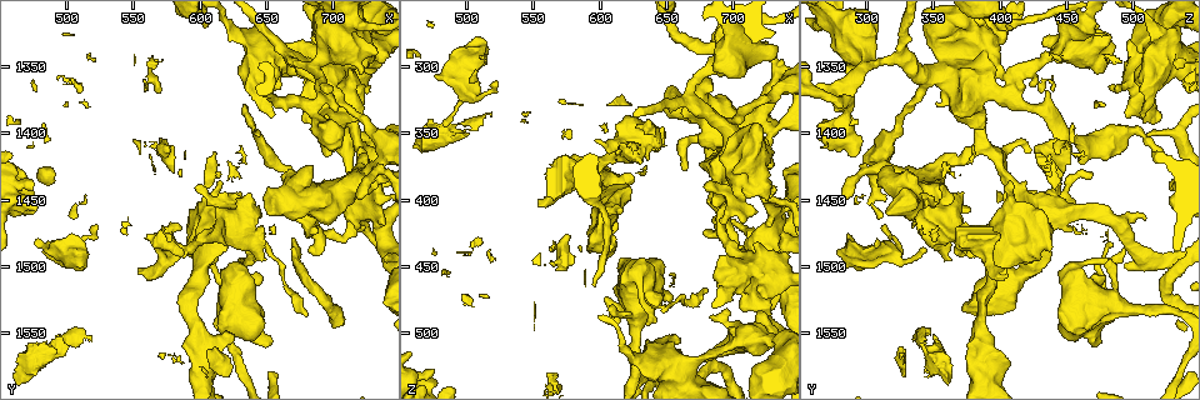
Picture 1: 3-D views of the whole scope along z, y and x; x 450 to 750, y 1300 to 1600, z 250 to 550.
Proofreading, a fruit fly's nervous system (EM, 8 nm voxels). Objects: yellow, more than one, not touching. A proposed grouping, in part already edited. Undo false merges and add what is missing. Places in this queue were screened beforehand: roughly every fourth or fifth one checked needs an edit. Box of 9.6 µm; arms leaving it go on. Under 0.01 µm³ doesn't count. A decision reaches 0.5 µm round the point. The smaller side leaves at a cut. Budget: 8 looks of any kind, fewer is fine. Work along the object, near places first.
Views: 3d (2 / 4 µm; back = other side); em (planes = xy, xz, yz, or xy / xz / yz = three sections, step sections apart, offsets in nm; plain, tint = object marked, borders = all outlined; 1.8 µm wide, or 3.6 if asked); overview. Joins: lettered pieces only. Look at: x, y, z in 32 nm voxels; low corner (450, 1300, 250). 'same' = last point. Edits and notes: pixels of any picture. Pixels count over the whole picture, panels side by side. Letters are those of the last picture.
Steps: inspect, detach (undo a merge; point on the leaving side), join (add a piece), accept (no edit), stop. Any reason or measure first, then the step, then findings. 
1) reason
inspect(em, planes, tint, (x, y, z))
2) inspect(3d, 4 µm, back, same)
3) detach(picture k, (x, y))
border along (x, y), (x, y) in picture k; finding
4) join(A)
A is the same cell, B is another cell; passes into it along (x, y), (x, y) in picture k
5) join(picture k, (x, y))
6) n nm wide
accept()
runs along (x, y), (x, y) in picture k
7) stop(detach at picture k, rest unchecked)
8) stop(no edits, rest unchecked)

free end
inspect(3d, 2 µm, (476, 1484, 306))

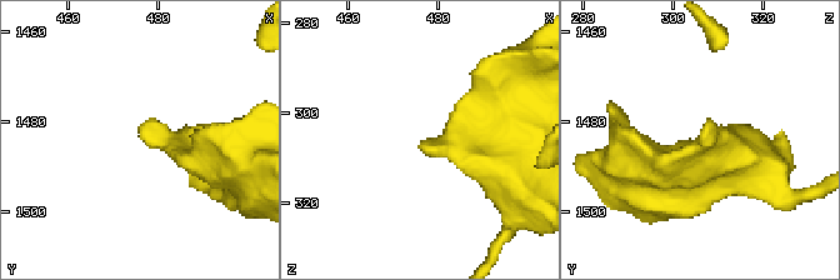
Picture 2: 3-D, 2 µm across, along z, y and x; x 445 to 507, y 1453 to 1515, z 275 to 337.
inspect(em, 3.6 µm, planes, borders, (476, 1482, 307))

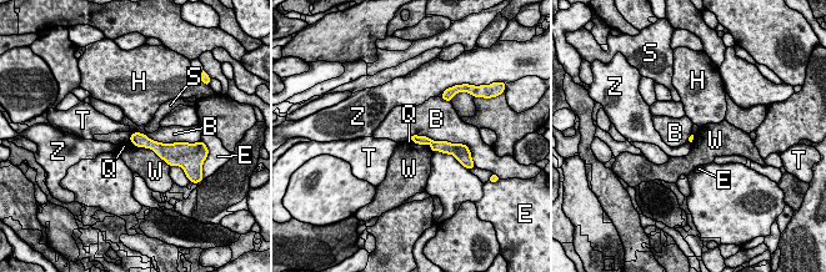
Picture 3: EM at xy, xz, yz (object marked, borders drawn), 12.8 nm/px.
accept()
B, E, H, Q, S, T, W and Z are other cells; runs along (414, 137), (432, 145), (446, 145) in picture 3; no lettered piece goes on from it

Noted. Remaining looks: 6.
sudden change in width
inspect(3d, 4 µm, (484, 1564, 352))

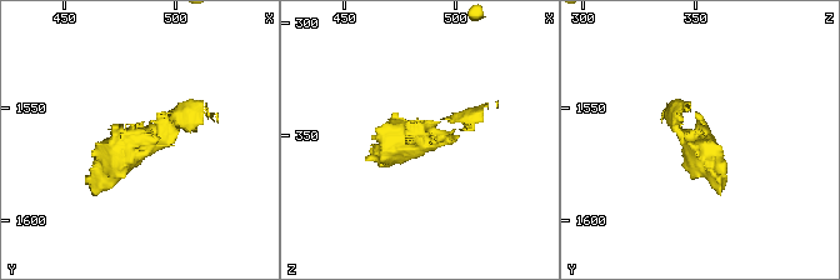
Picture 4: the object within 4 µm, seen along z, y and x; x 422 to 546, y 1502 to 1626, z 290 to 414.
inspect(em, planes, borders, (485, 1566, 352))

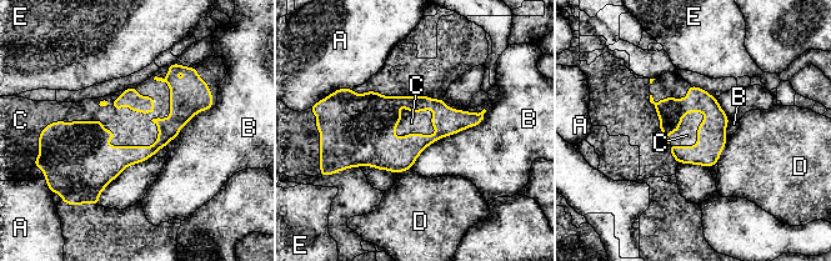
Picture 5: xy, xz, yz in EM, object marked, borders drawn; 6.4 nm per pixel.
130 nm wide
join(C)
C is the same cell, A, B, D and E are other cells; the cell continues

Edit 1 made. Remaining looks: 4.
four or more arms meet
inspect(3d, 4 µm, (720, 1432, 342))

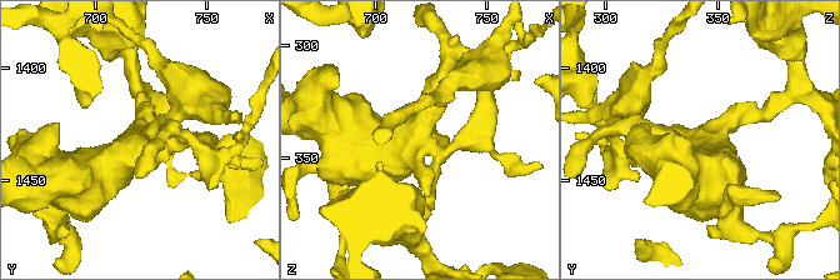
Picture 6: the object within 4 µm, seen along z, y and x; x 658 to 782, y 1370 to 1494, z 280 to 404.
4 arms
inspect(em, 3.6 µm, planes, borders, (718, 1432, 341))

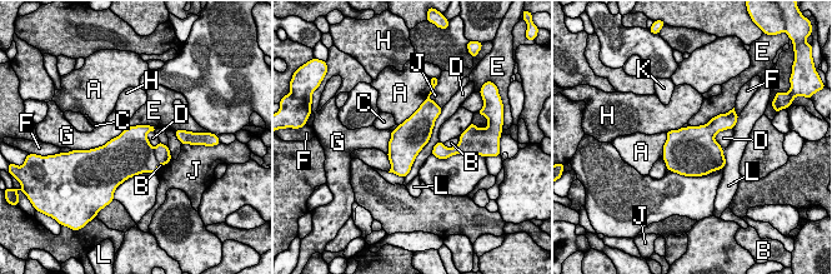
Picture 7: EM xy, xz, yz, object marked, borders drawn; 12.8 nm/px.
440 nm wide
accept()
A, B, C, D, E, F, G, H, J, K and L are other cells; border along (442, 109), (429, 142), (404, 177) in picture 7; one cell here

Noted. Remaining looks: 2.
stop(join at picture 5, rest unchecked)

